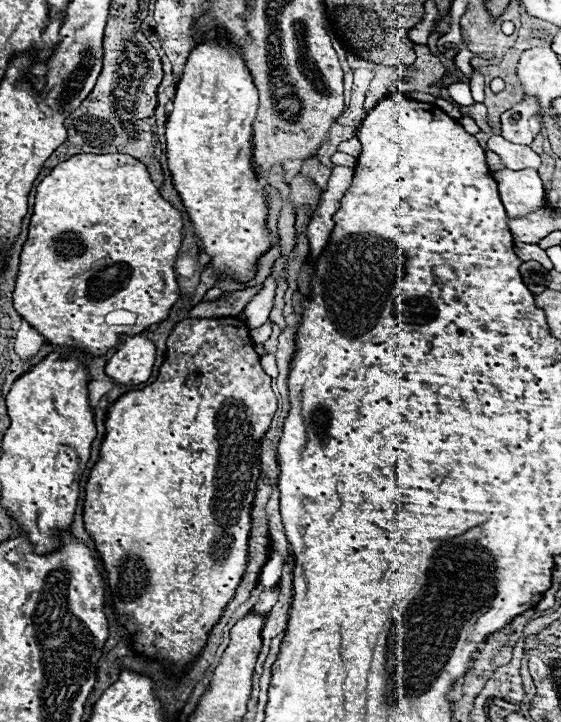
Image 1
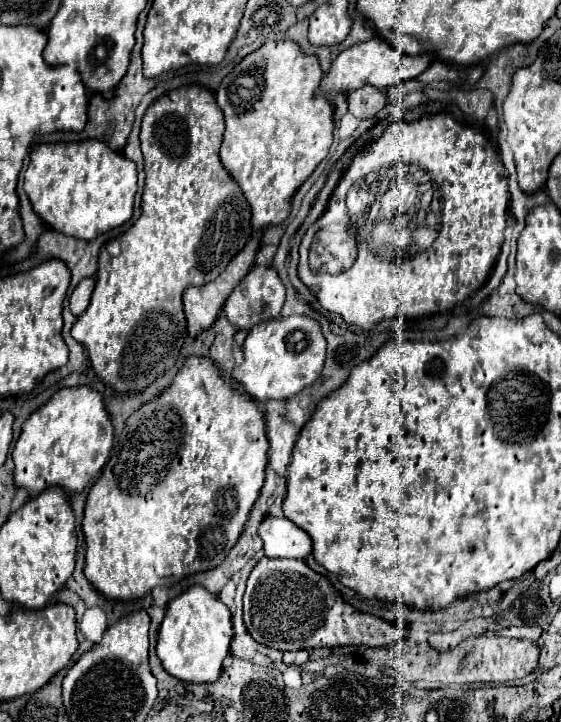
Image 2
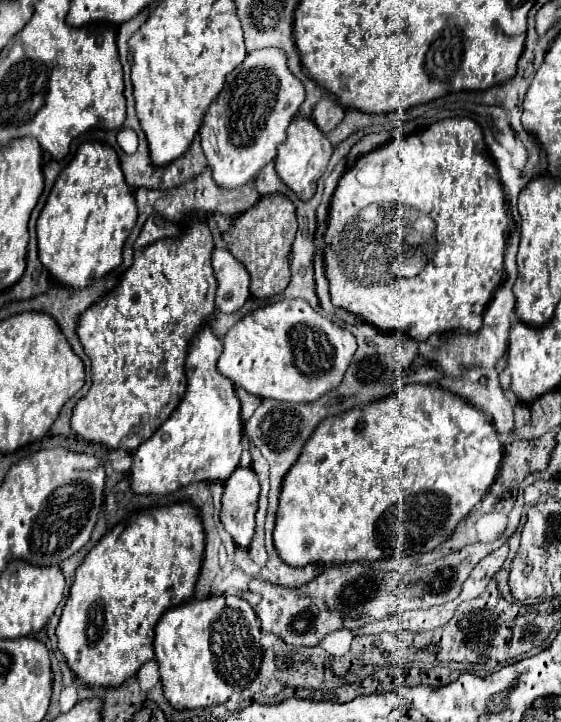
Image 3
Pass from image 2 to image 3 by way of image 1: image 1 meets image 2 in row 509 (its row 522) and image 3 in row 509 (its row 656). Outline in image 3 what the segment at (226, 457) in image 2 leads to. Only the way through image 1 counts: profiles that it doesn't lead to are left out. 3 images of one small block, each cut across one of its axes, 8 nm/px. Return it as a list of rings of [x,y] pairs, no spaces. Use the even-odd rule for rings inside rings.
[[[178,502],[178,504],[172,504],[172,506],[142,510],[142,514],[140,514],[138,520],[134,520],[134,522],[124,520],[118,526],[114,526],[110,532],[106,532],[100,538],[100,542],[88,552],[88,556],[84,558],[84,562],[78,566],[74,584],[70,586],[68,600],[66,600],[64,608],[62,608],[62,616],[60,616],[60,622],[56,626],[58,648],[64,654],[64,658],[66,658],[68,666],[70,666],[72,674],[80,682],[84,682],[86,686],[120,686],[128,678],[136,676],[136,672],[142,668],[142,664],[146,664],[148,660],[154,658],[154,626],[160,620],[160,616],[164,614],[164,610],[168,610],[172,606],[178,606],[178,604],[182,604],[182,602],[186,602],[186,600],[192,598],[194,584],[198,580],[198,572],[200,572],[200,564],[202,564],[202,554],[204,554],[204,528],[202,528],[198,510],[192,504],[188,504],[188,502]]]

